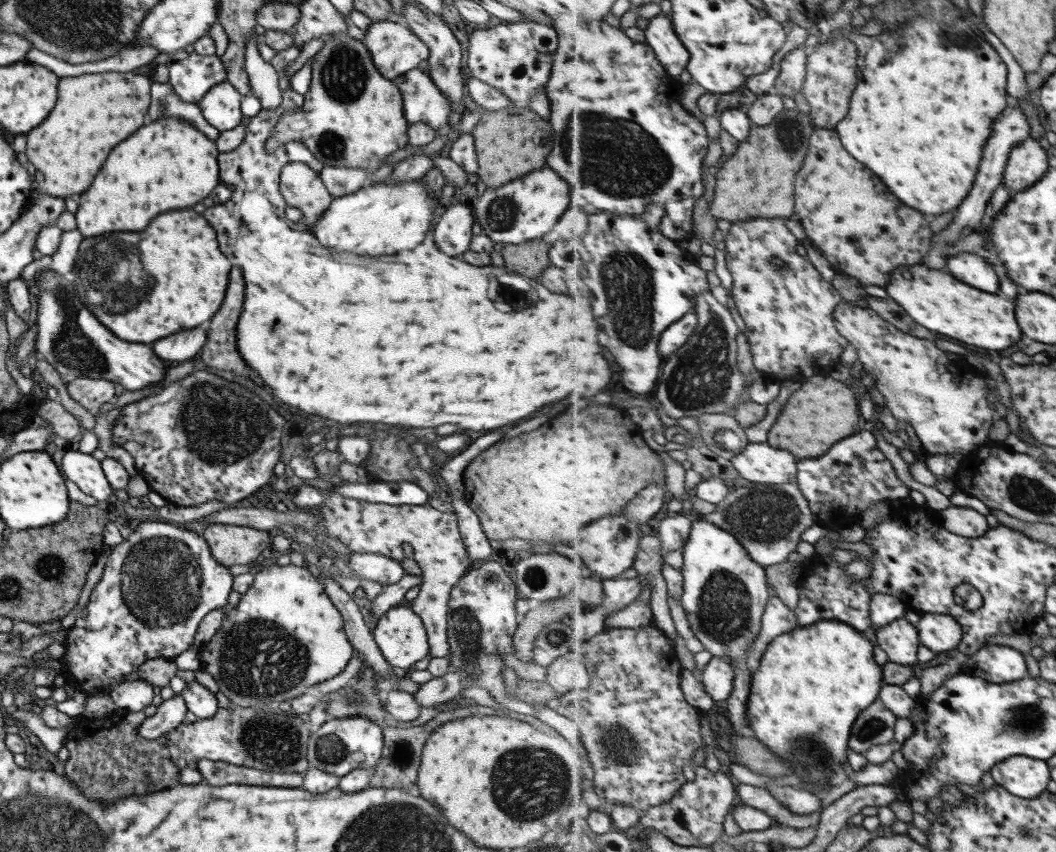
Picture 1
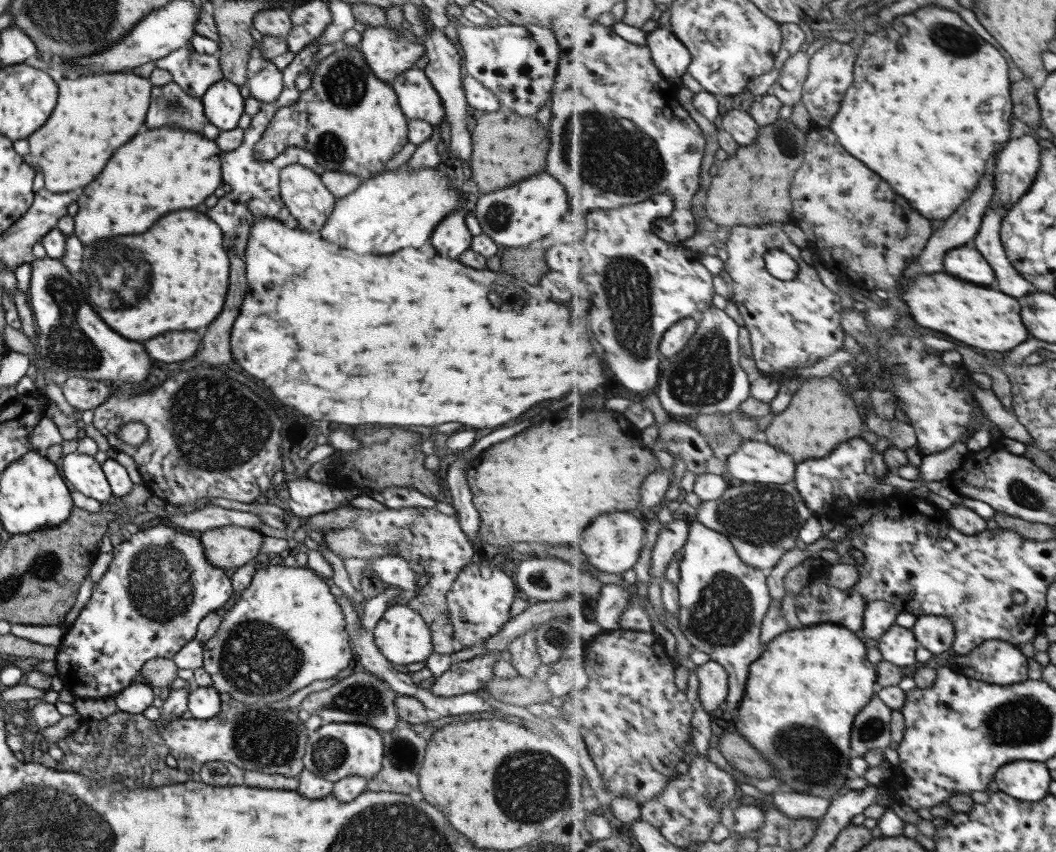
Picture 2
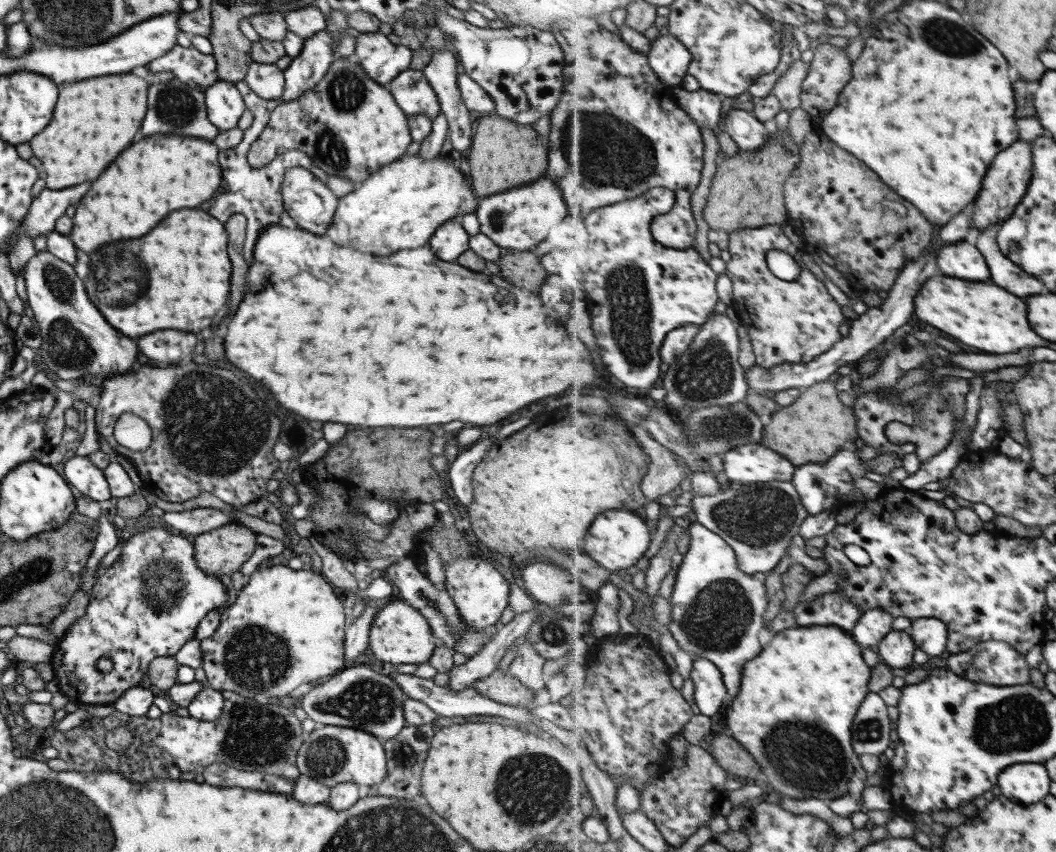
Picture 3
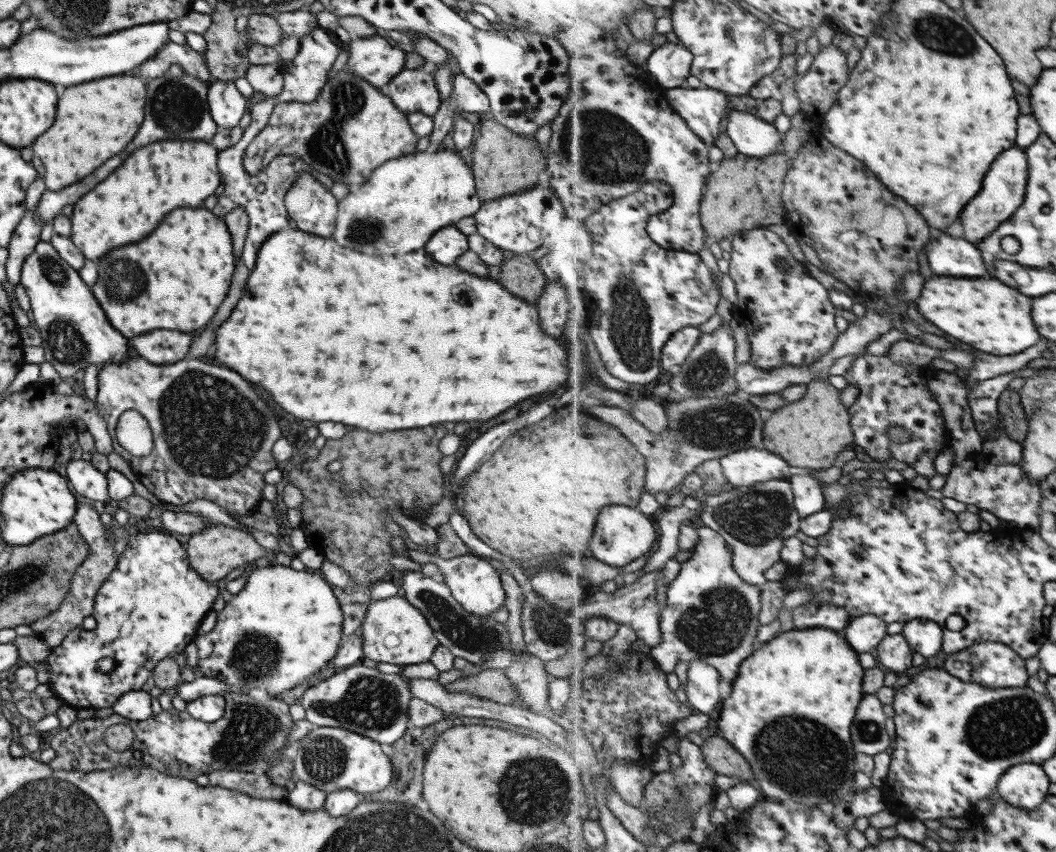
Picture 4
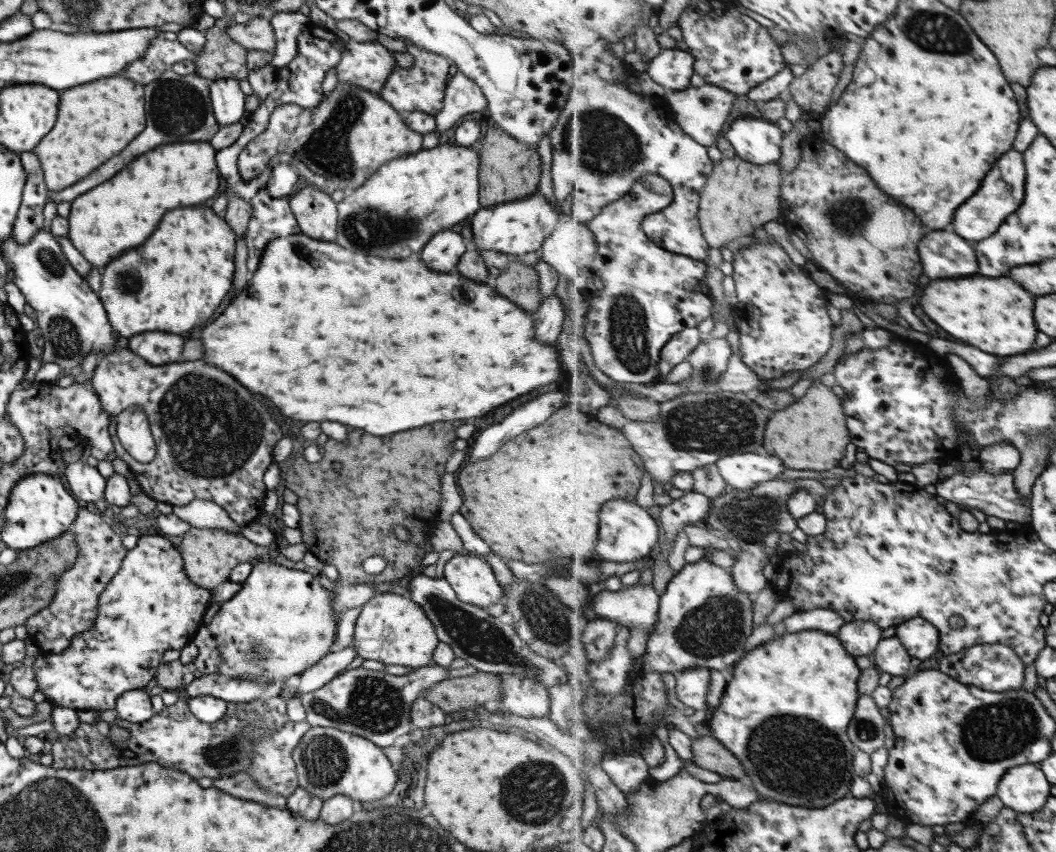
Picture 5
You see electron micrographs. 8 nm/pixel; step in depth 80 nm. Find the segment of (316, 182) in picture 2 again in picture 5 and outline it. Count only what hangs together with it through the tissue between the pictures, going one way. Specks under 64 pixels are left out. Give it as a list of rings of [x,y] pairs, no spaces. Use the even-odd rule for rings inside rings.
[[[307,185],[294,192],[288,199],[288,207],[301,233],[318,241],[334,242],[337,209],[329,193],[320,191],[315,185]]]

